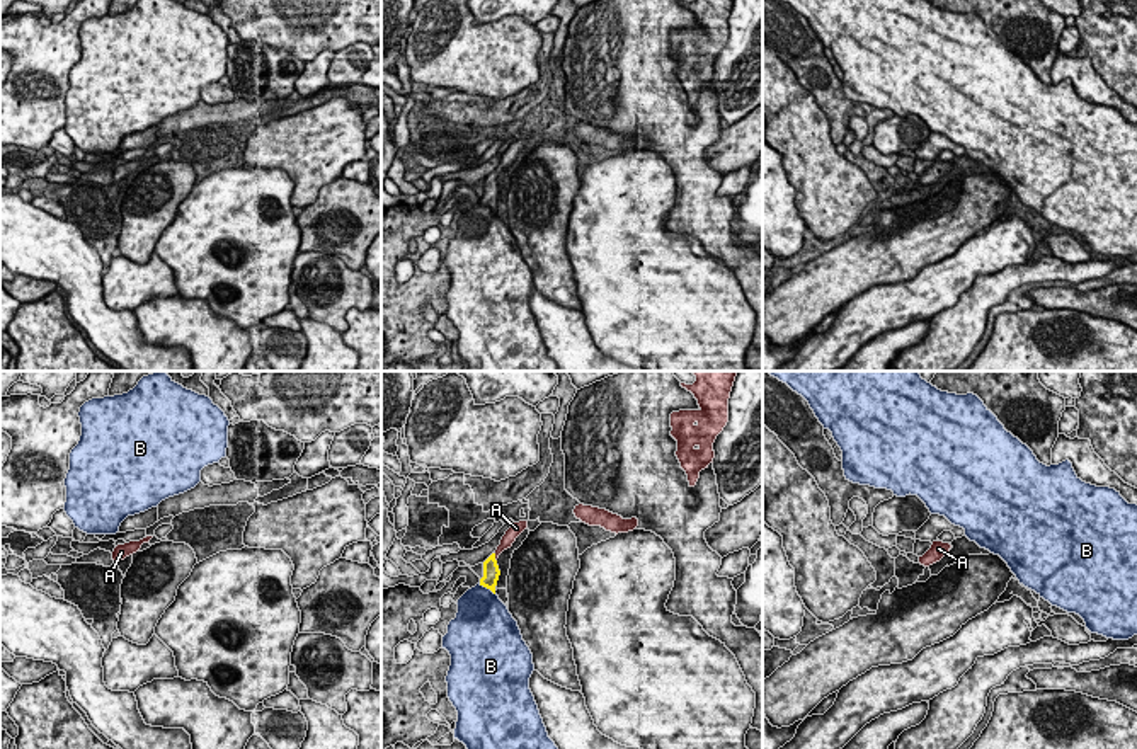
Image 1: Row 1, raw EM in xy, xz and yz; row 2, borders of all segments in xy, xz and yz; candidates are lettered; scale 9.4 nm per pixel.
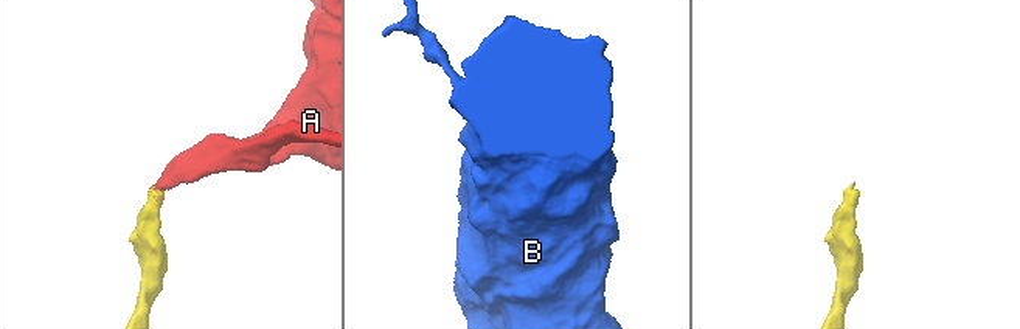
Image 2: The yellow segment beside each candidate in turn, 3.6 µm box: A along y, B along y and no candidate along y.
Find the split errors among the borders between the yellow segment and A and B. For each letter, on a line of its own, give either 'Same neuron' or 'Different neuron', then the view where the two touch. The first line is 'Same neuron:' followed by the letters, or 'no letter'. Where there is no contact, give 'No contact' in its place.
Same neuron: A
A: Same neuron. Touches yellow in xz
B: Different neuron. Touches yellow in xz

